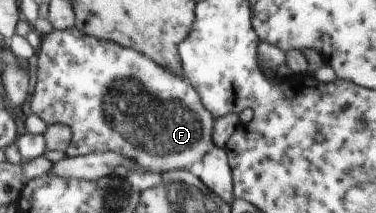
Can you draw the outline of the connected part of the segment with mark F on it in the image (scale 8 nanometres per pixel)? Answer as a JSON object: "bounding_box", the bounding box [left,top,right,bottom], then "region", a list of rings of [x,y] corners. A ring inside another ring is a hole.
{"bounding_box":[30,28,213,173],"region":[[[67,28],[67,30],[57,30],[51,32],[46,37],[42,37],[41,46],[38,53],[37,61],[37,78],[35,90],[30,98],[30,106],[32,112],[40,116],[48,125],[61,124],[69,127],[71,130],[71,140],[65,149],[65,156],[76,157],[83,156],[92,152],[111,151],[121,154],[123,158],[133,160],[140,169],[153,171],[156,173],[164,173],[165,171],[174,171],[175,169],[190,170],[195,164],[200,162],[203,154],[207,152],[209,144],[211,144],[211,128],[213,128],[213,116],[203,108],[202,99],[195,92],[194,88],[186,80],[181,80],[175,73],[169,72],[162,65],[155,64],[155,61],[149,60],[143,54],[135,52],[130,48],[123,48],[115,42],[87,36],[80,29]]]}

